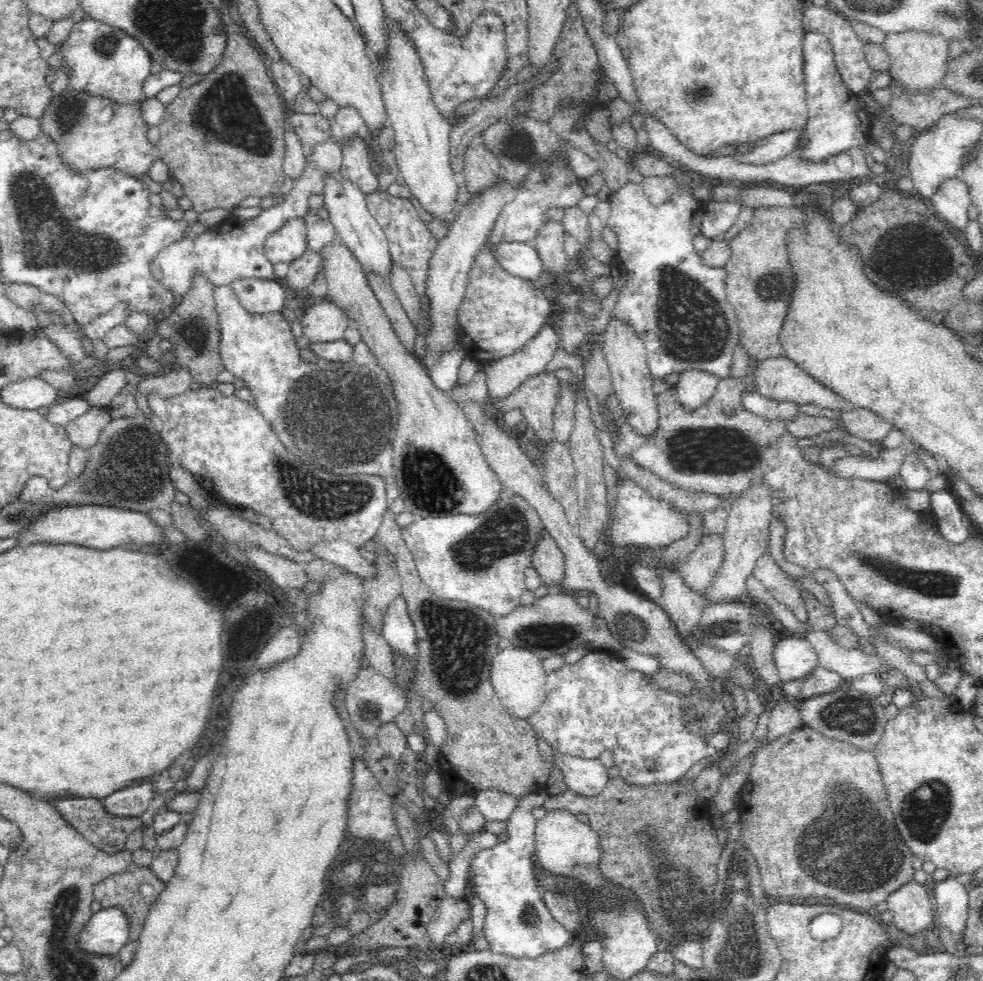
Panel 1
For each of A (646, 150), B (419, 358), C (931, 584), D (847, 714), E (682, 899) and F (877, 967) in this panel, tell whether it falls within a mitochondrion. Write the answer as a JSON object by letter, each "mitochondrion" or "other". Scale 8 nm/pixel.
{"A":"other","B":"other","C":"mitochondrion","D":"mitochondrion","E":"mitochondrion","F":"other"}

